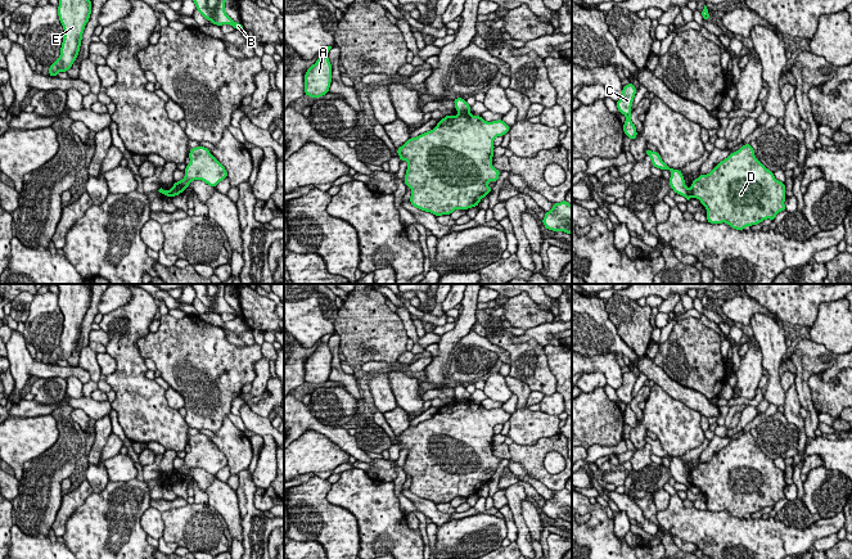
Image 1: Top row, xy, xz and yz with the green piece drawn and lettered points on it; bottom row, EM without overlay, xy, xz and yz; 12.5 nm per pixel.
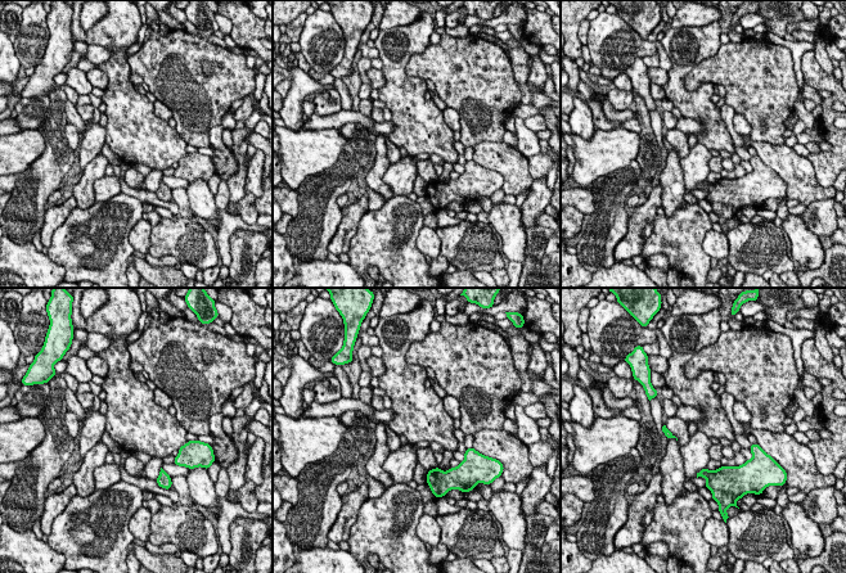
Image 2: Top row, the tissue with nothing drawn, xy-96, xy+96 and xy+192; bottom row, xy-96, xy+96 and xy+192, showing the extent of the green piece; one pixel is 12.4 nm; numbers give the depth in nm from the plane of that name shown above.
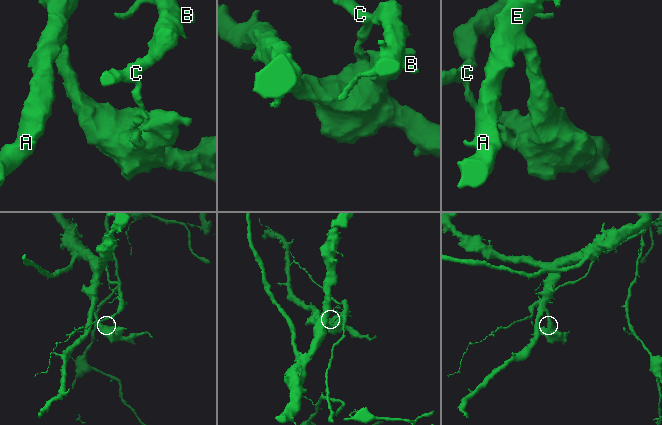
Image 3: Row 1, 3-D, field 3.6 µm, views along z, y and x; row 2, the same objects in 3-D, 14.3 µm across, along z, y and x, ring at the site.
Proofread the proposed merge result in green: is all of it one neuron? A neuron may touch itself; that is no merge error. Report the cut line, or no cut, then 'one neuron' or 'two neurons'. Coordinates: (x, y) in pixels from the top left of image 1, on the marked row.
cut in xz along (461, 113), (468, 115); two neurons

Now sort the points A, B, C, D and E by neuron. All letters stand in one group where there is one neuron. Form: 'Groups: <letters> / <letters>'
Groups: A D E / B C

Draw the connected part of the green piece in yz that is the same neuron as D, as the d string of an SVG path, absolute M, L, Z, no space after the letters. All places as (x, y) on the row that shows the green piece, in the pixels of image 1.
M744 144L739 150L731 153L709 173L699 175L691 182L690 194L707 208L706 216L709 224L726 222L740 231L745 226L761 224L766 218L774 221L779 212L786 209L784 204L785 184L776 180L774 172L754 157L754 149L750 144Z

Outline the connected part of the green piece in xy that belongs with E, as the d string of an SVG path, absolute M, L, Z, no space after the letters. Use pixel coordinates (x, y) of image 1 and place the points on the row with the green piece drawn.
M59 0L58 15L64 30L60 57L49 67L49 76L71 69L77 59L82 33L91 14L91 0Z

